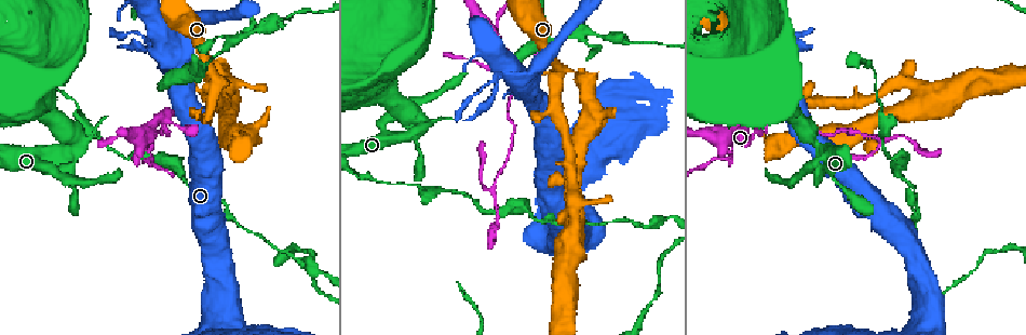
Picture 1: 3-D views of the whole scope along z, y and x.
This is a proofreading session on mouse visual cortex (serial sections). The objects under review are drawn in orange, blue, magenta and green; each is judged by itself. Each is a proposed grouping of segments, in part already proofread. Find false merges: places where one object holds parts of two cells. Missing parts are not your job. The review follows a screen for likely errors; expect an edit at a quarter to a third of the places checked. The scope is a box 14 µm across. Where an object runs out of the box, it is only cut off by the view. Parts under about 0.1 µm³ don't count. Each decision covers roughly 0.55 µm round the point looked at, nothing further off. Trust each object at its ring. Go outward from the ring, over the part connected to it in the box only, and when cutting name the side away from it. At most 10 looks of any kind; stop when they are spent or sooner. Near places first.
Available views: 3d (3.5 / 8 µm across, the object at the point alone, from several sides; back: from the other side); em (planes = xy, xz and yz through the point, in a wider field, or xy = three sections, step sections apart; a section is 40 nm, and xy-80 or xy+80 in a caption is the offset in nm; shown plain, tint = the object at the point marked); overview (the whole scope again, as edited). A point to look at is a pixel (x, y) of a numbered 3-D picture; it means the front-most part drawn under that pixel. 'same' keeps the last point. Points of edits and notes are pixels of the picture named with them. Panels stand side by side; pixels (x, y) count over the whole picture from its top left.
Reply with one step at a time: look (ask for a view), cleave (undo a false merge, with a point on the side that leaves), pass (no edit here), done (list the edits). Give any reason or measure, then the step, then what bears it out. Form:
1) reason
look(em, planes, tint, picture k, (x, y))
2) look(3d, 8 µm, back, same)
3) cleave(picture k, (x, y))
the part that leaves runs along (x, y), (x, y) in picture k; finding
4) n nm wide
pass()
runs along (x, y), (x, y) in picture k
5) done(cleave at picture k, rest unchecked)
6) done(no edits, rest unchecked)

abrupt turn
look(3d, 8 µm, picture 1, (814, 140))

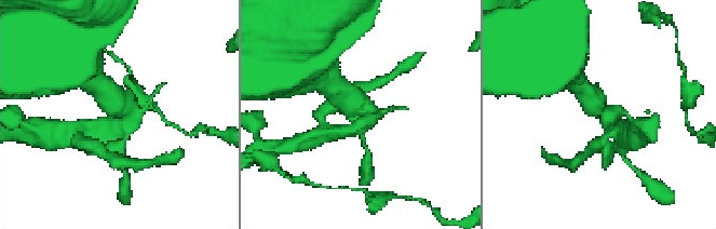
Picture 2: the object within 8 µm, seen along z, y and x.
look(3d, 3.5 µm, picture 2, (367, 114))

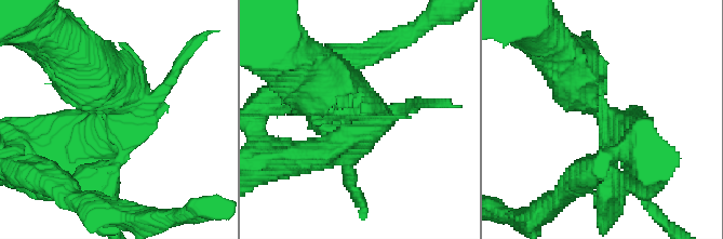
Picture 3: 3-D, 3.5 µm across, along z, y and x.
look(em, xy, step 2, tint, picture 3, (117, 107))

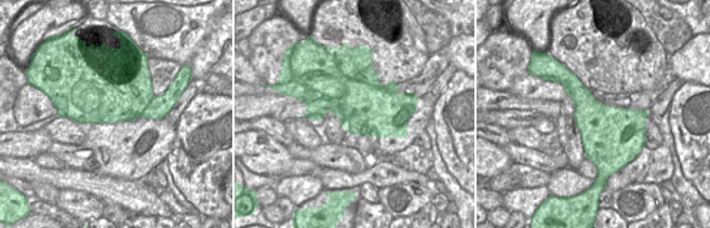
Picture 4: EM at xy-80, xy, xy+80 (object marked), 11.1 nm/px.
650 nm wide
cleave(picture 3, (126, 84))
the part that leaves runs along (117, 113), (63, 47) in picture 3; a second cell is stuck on

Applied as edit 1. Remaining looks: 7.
see it whole again
look(overview)

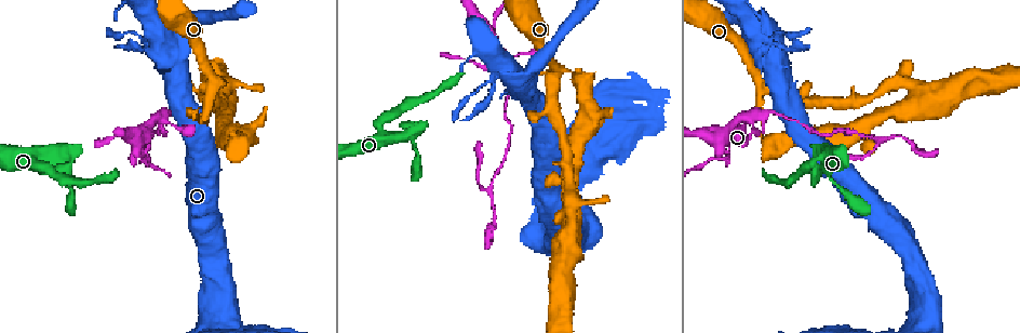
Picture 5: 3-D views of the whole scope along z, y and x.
thick turns thin
look(3d, 3.5 µm, back, picture 5, (492, 81))

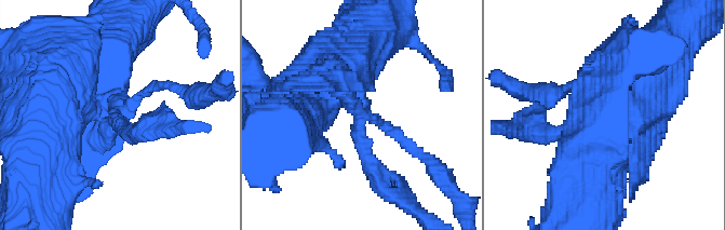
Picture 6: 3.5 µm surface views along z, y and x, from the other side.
look(em, xy, step 3, tint, picture 6, (119, 106))

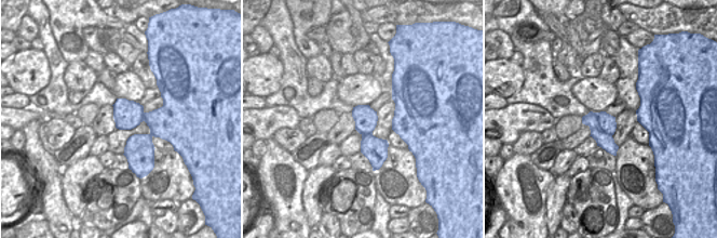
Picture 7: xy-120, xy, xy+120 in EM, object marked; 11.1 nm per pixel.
pass()
runs along (316, 79), (349, 84), (376, 173) in picture 6; continuous, no second cell

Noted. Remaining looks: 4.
side arm on a straight run
look(3d, 3.5 µm, picture 5, (160, 117))

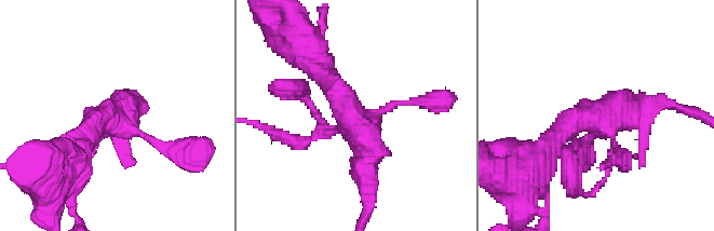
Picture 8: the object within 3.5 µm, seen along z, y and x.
shape alone is not enough
look(em, planes, tint, picture 8, (111, 121))

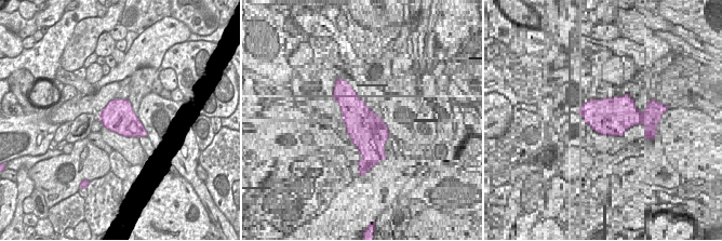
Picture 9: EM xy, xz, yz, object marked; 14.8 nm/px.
look(em, xy, step 2, tint, same)

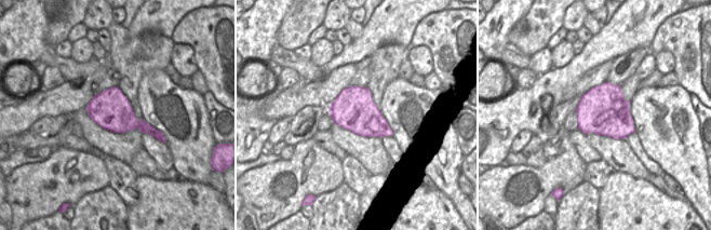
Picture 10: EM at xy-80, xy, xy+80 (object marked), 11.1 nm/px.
pass()
runs along (319, 119), (322, 132), (352, 126), (322, 71) in picture 8; all the same cell

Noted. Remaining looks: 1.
done(cleave at picture 3, rest unchecked)

